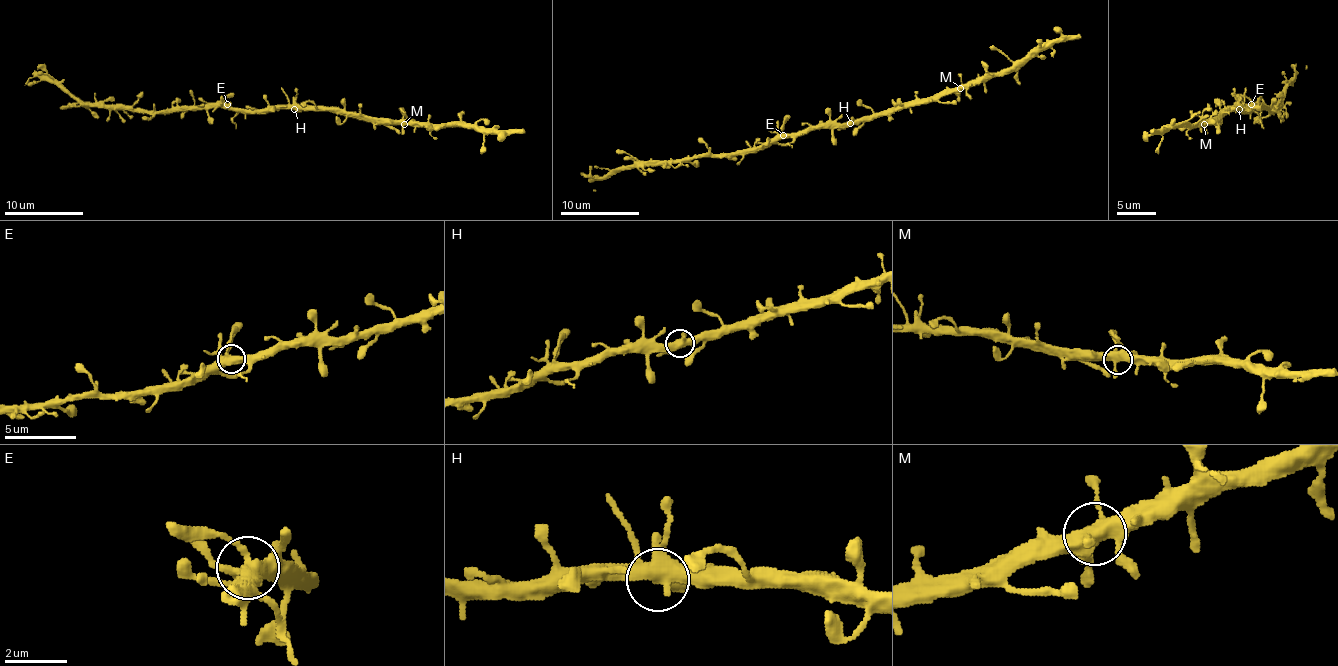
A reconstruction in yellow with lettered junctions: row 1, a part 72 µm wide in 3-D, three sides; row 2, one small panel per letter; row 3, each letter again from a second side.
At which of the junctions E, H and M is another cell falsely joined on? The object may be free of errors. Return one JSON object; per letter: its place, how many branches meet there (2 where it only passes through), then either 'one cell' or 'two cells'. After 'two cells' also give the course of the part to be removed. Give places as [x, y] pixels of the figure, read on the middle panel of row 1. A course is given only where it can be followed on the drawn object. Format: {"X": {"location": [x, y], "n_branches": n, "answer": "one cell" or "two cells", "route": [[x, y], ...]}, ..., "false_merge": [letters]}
{"E": {"location": [783, 135], "n_branches": 6, "answer": "one cell"}, "H": {"location": [850, 123], "n_branches": 6, "answer": "one cell"}, "M": {"location": [960, 88], "n_branches": 7, "answer": "one cell"}, "false_merge": []}

